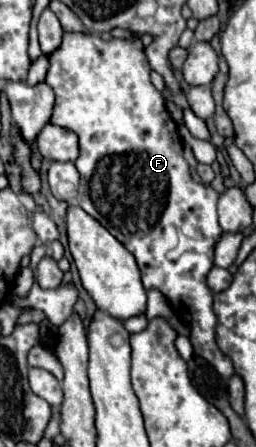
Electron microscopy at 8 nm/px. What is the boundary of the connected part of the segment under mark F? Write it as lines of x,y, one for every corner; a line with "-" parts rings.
65,32
63,34
63,42
61,46
51,52
49,58
49,70
47,70
47,78
45,82
51,84
51,90
55,92
55,108
53,108
53,114
51,114
51,124
55,126
63,126
63,128
69,128
73,130
77,136
79,136
79,148
81,148
81,154
79,158
75,160
75,166
81,174
81,186
79,186
79,196
77,196
77,204
87,212
91,214
95,220
99,220
137,260
137,266
141,270
141,278
143,278
143,286
145,288
157,288
167,300
169,304
173,306
173,310
181,312
185,322
191,326
191,344
195,348
195,354
197,356
203,356
217,372
219,376
223,376
225,380
233,376
233,364
231,360
217,348
215,344
215,324
217,324
217,316
213,312
213,294
209,292
207,284
205,284
205,278
209,274
209,270
213,268
213,248
217,244
217,240
221,238
221,228
219,228
219,222
217,222
217,192
211,188
211,186
201,186
197,182
191,180
189,176
189,164
187,160
183,158
183,142
179,138
179,132
177,132
177,124
173,122
173,118
169,116
167,108
165,108
165,100
173,100
177,104
177,100
181,100
181,106
185,106
185,94
169,94
167,90
165,92
159,92
151,80
149,80
149,62
147,62
147,56
143,52
143,44
141,40
121,40
121,38
111,38
111,40
103,40
101,36
97,34
83,34
83,32

